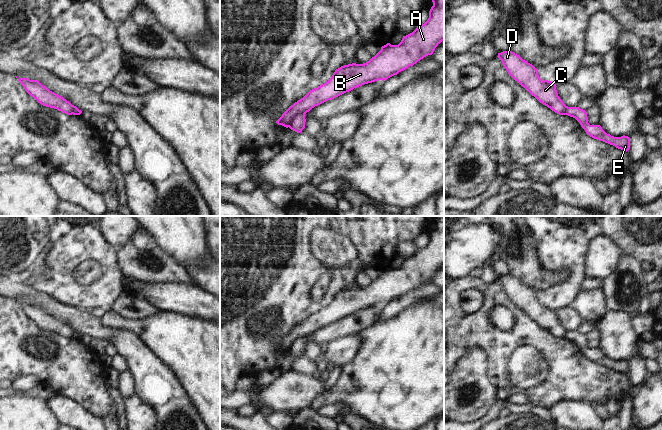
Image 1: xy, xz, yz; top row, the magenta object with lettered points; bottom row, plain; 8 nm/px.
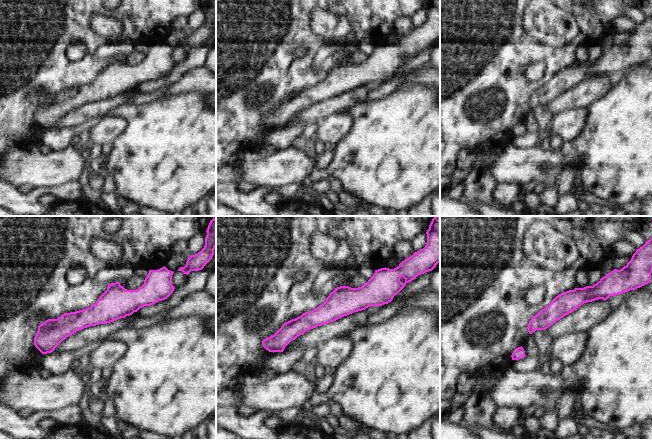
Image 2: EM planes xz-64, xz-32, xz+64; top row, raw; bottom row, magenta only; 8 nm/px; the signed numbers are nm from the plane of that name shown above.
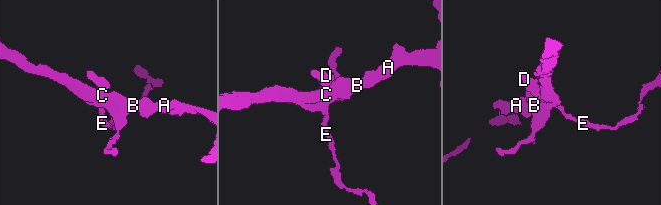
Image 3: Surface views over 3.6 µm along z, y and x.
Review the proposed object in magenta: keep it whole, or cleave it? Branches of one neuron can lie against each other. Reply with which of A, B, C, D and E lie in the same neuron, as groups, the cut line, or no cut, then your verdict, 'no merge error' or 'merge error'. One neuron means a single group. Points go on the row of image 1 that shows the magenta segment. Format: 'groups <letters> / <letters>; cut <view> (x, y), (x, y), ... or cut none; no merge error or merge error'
groups A B C D / E; cut xz (304, 113), (297, 114), (288, 126); merge error

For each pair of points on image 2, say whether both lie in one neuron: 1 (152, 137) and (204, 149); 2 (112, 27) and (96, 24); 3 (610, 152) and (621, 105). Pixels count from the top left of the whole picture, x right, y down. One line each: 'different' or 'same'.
1: same
2: same
3: same

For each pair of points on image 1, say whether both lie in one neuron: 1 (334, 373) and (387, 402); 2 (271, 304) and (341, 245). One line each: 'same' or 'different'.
1: different
2: different

